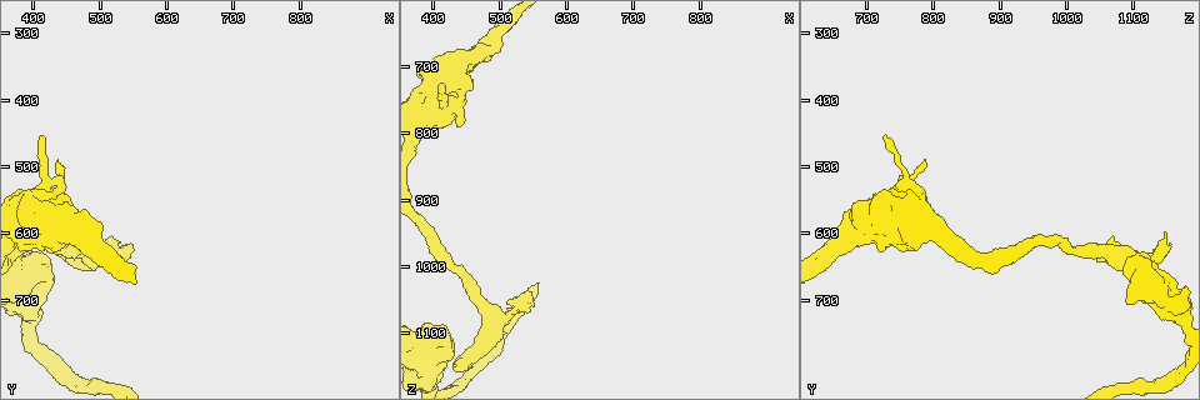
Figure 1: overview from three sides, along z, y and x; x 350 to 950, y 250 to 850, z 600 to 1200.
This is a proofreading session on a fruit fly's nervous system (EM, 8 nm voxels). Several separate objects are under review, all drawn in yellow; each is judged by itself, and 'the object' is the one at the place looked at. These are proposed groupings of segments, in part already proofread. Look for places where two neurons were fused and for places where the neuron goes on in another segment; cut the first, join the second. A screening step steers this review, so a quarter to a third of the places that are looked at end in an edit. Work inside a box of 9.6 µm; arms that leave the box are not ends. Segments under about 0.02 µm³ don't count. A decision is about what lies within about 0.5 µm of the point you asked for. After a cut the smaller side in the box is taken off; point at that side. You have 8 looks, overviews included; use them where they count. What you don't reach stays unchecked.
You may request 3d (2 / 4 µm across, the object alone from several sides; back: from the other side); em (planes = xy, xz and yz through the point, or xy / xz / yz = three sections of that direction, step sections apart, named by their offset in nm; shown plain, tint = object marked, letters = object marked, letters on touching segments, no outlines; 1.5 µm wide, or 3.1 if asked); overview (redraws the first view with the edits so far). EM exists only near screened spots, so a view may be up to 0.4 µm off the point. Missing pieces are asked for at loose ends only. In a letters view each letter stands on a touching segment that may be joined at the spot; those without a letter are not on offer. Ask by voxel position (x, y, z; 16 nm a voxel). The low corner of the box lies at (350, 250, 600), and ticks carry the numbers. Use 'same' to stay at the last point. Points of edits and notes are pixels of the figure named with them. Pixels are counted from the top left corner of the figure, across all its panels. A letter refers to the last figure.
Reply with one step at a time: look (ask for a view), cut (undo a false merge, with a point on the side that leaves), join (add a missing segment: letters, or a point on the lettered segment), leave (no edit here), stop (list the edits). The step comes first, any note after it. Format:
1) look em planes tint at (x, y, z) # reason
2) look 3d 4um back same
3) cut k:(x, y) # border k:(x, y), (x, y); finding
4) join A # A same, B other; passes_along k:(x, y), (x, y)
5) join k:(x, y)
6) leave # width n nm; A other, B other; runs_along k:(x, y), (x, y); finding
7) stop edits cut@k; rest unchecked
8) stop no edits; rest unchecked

look em planes letters at (415, 460, 725) # an open end

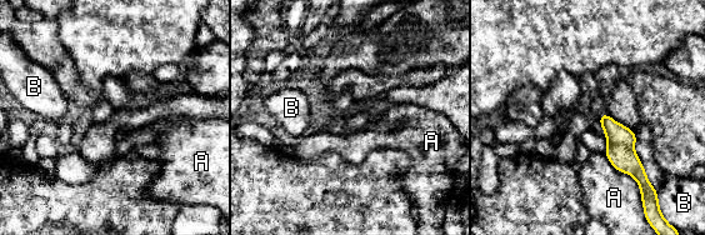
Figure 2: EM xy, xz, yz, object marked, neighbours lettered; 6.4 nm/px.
leave # A other, B other; runs_along 2:(603, 118), (645, 186); none of them fits

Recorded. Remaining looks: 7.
look 3d 4um at (425, 600, 1150) # free end

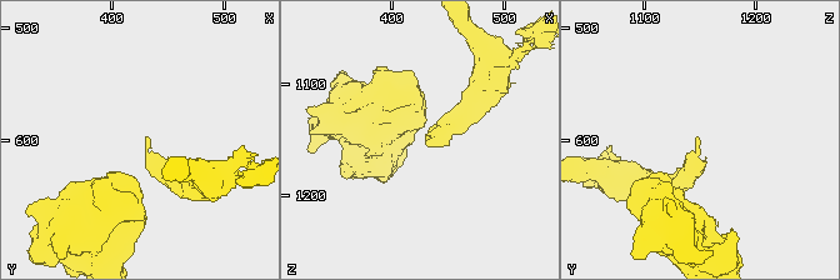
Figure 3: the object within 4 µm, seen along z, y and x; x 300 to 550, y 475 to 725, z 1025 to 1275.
look em xy step 4 letters at (432, 600, 1150) # shape alone is not enough

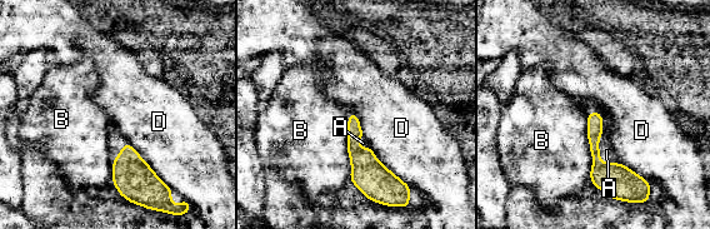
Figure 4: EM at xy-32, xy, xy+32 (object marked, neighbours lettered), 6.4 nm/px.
join A # A same, B other, D other; passes_along 4:(614, 179), (598, 145), (606, 150); it goes on there

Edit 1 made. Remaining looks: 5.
look em planes letters at (390, 720, 1170) # calibre changes

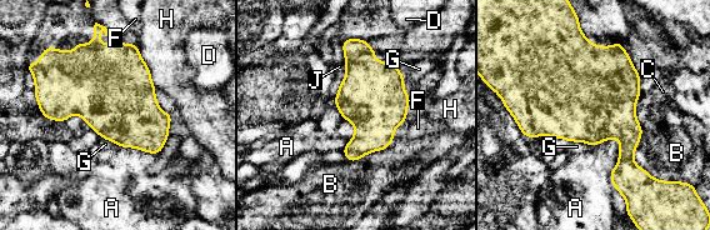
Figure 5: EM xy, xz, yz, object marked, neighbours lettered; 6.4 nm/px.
leave # A other, B other, C other, D other, F other, G other, H other, J other; border 5:(100, 136), (121, 146); all the same neuron

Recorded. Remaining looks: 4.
stop edits join@4; rest unchecked

